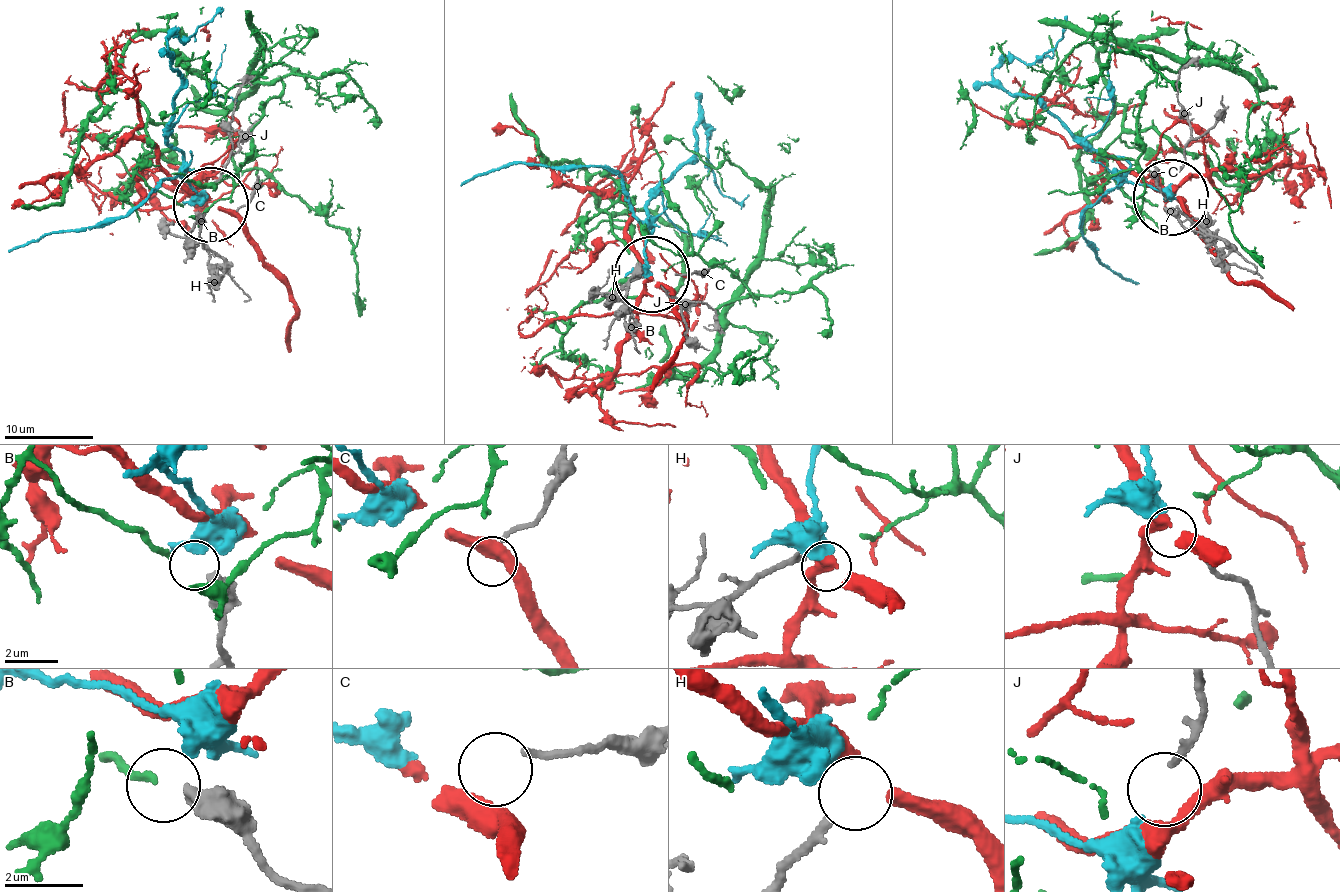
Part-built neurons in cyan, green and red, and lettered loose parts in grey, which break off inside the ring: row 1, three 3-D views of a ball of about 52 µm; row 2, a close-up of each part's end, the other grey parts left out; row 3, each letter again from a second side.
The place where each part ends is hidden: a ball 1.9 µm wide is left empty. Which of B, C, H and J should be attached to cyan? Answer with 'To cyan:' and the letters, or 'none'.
To cyan: J

